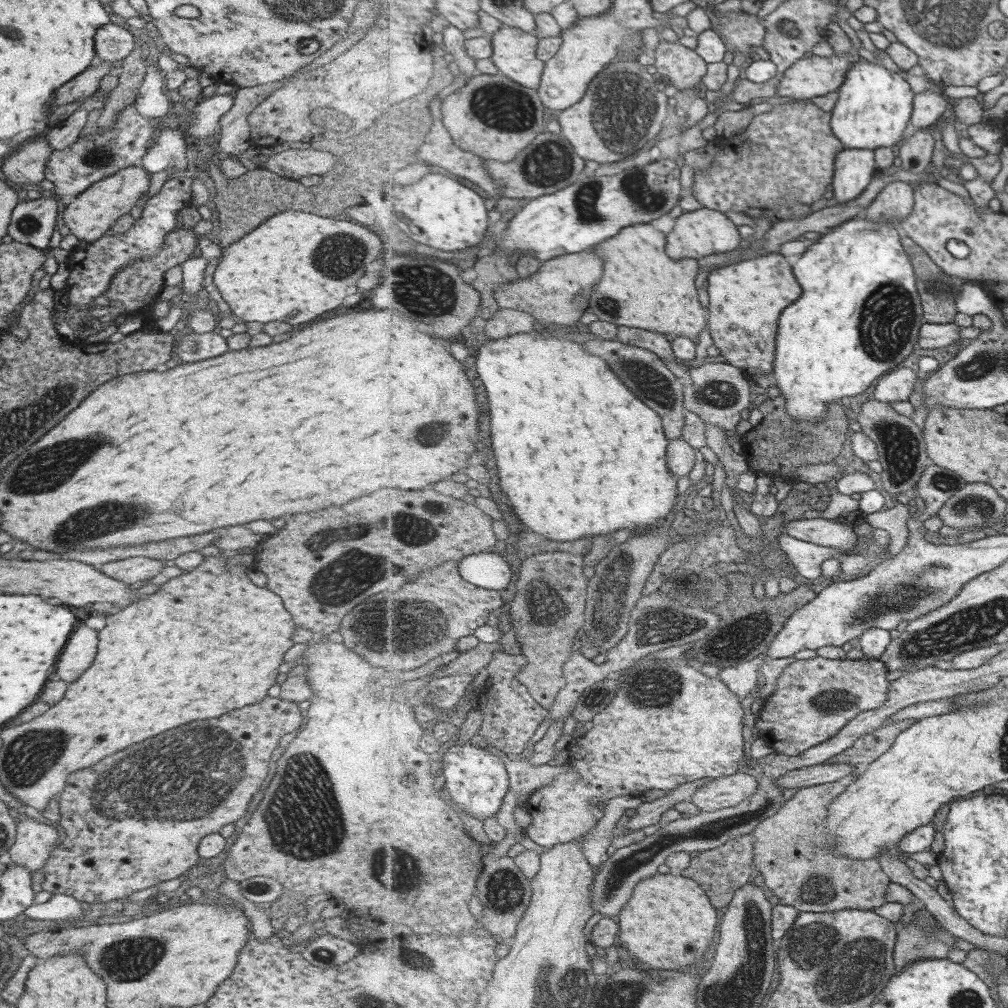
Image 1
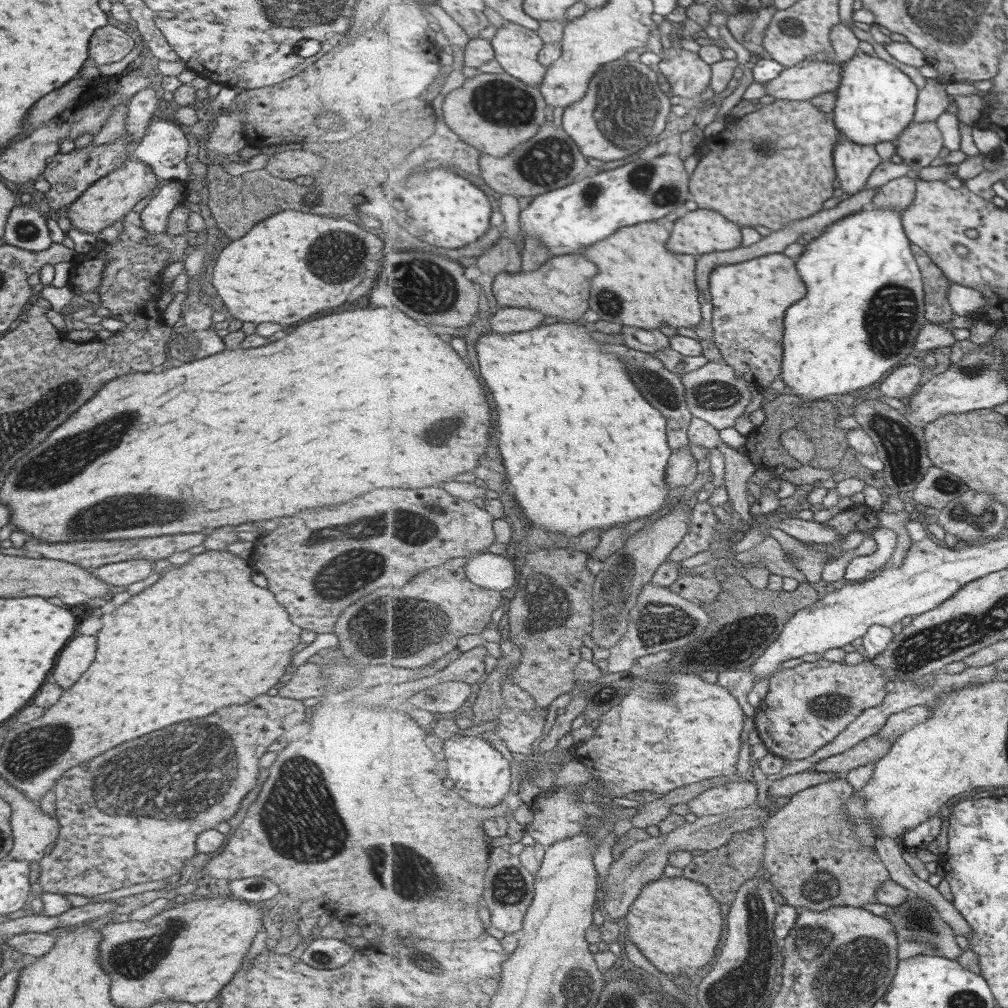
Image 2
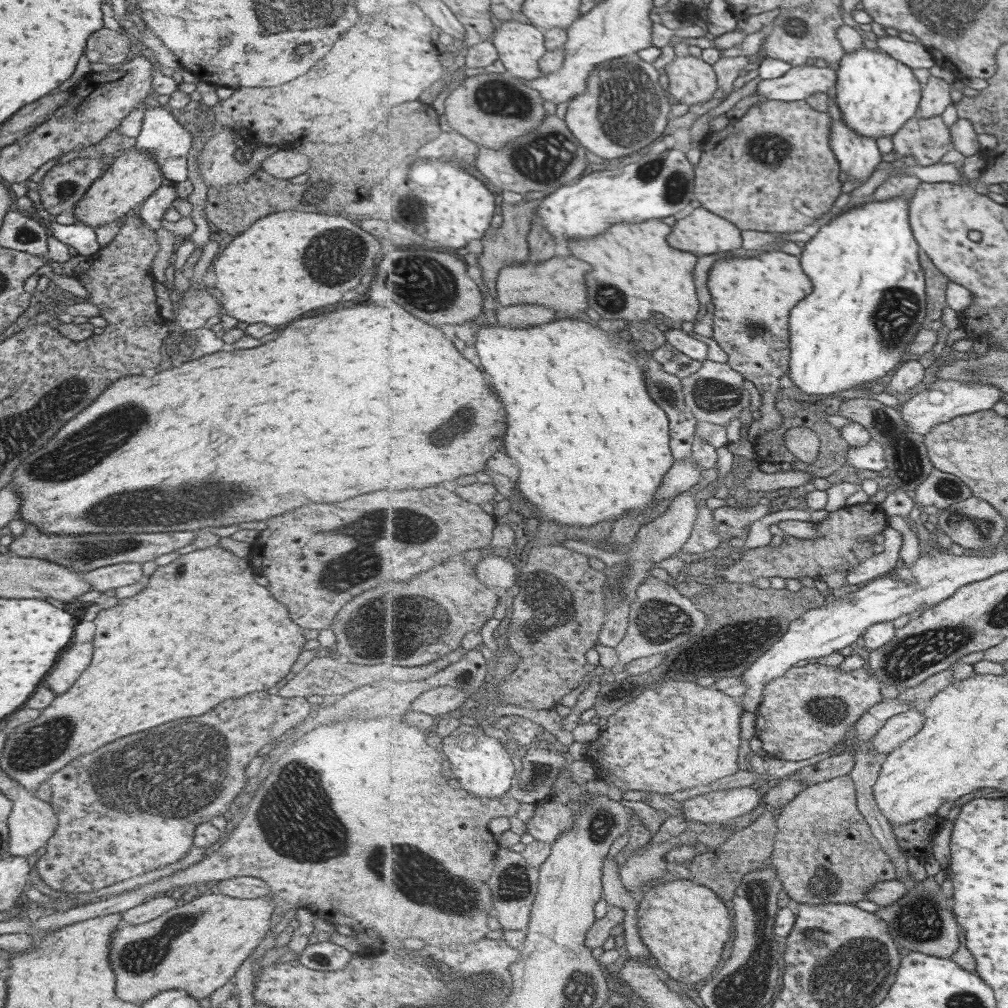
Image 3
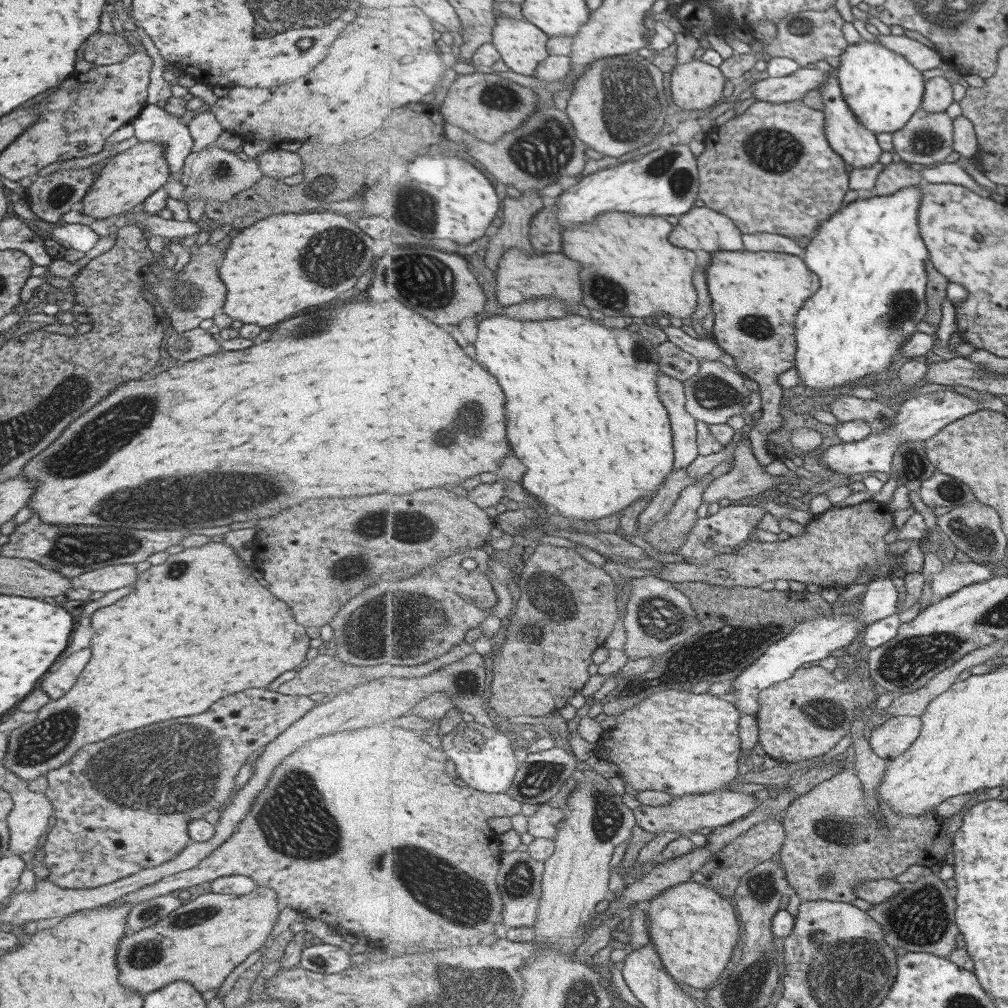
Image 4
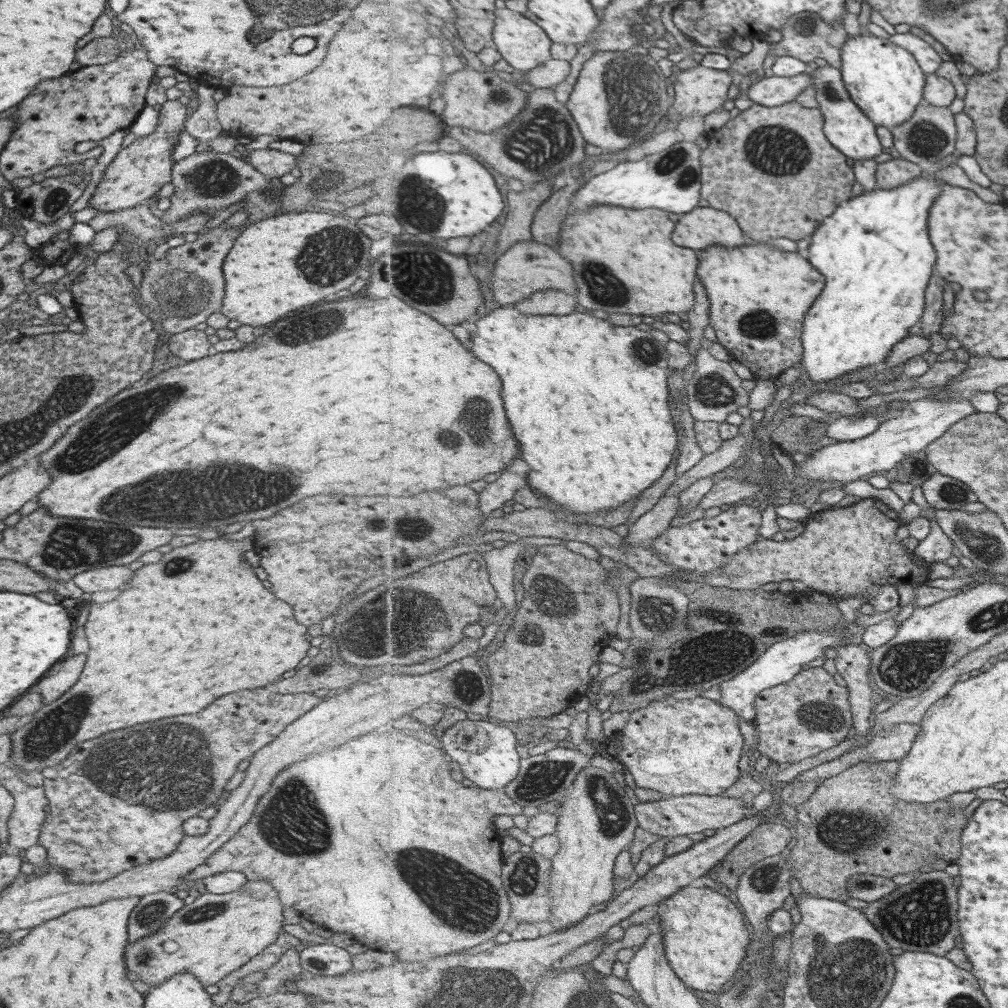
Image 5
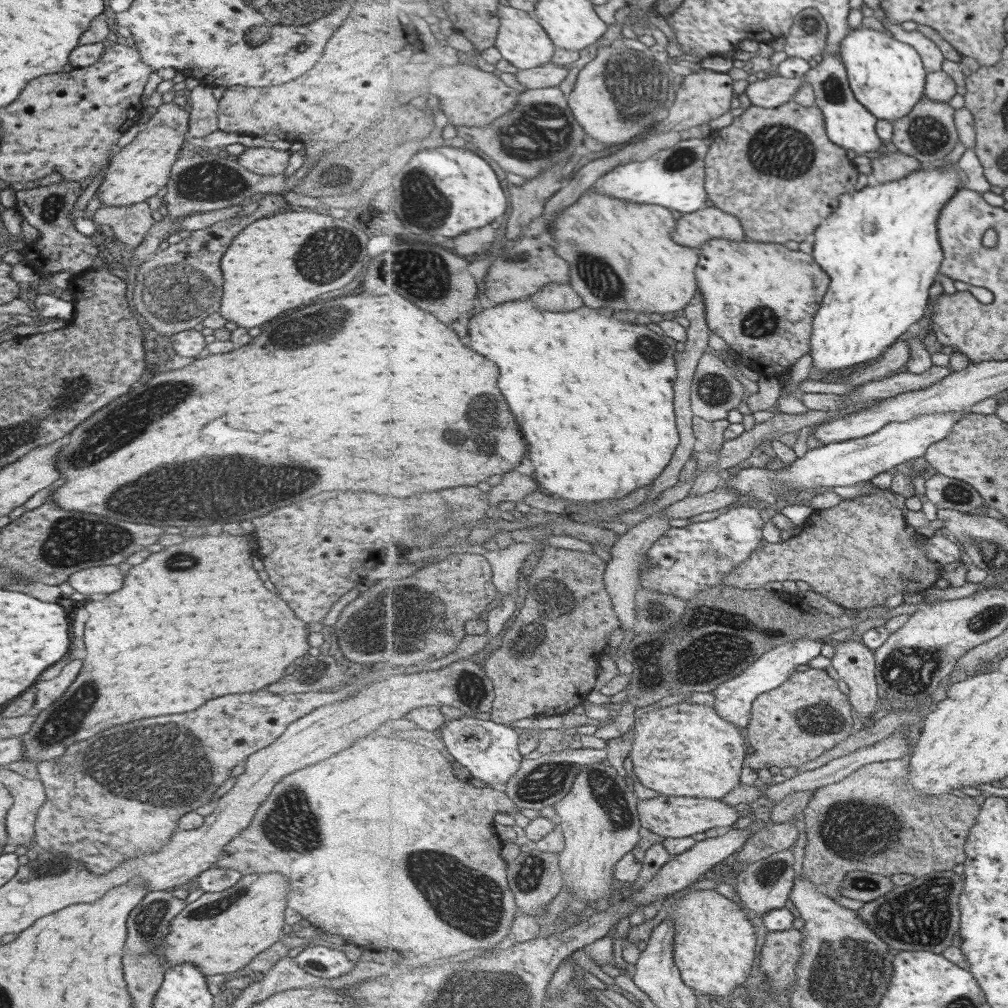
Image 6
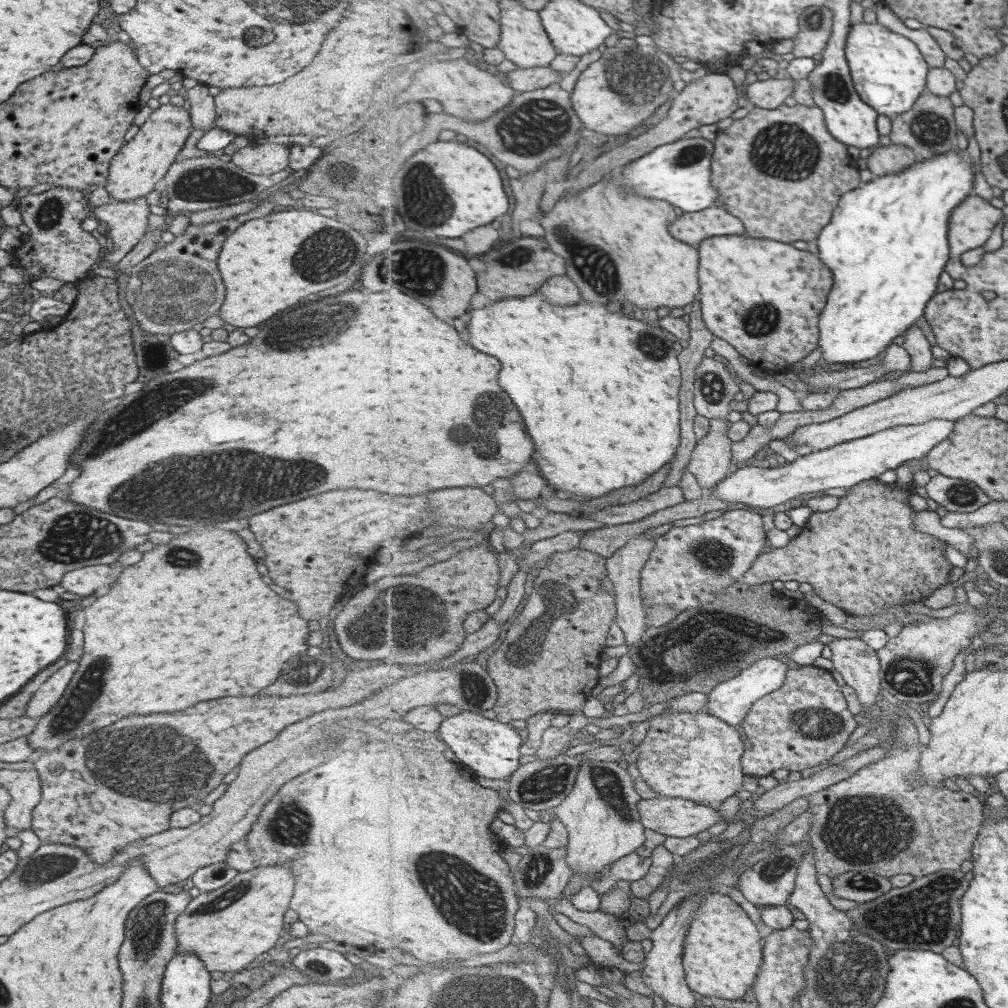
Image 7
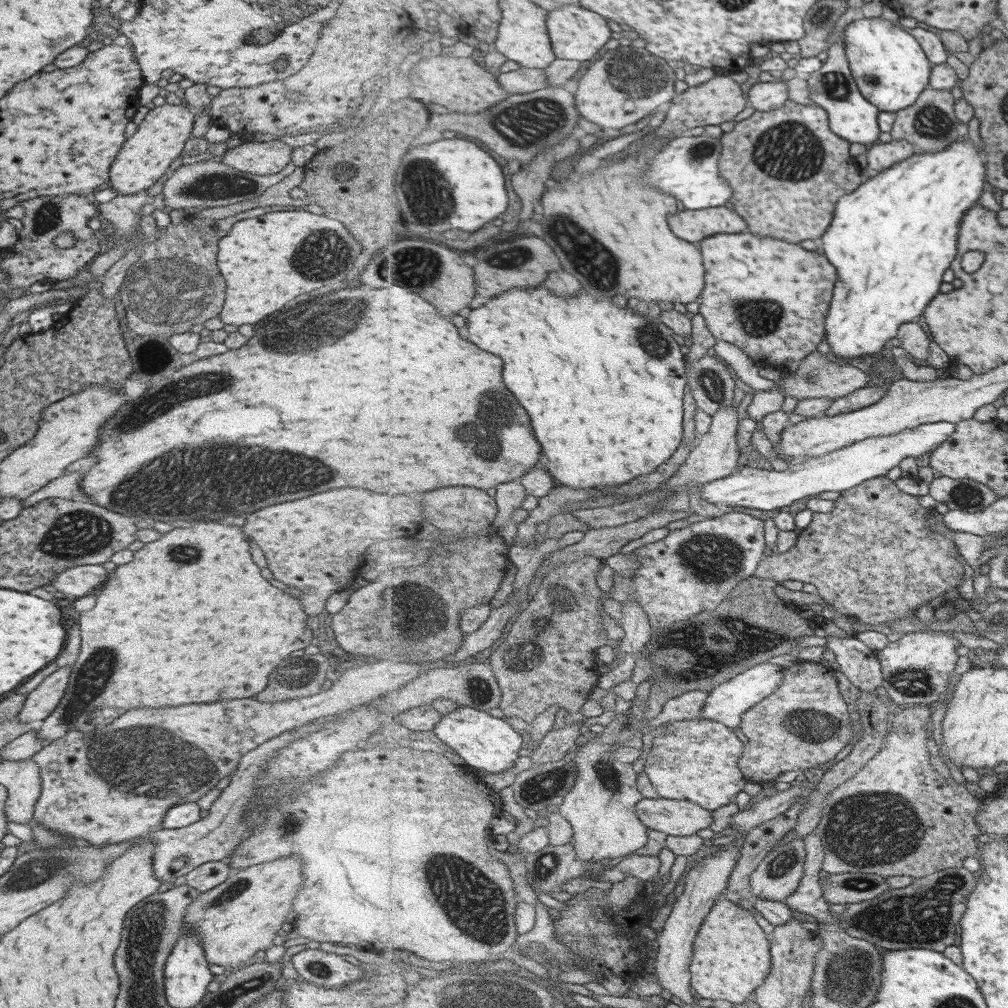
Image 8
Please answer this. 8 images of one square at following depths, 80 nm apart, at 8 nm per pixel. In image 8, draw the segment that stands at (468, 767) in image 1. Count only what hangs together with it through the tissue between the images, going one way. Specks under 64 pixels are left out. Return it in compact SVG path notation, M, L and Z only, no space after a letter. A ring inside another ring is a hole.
M458 707L447 713L432 734L451 748L451 752L463 758L466 766L488 773L499 774L509 770L525 747L524 736L509 720L495 718L488 711L473 707Z

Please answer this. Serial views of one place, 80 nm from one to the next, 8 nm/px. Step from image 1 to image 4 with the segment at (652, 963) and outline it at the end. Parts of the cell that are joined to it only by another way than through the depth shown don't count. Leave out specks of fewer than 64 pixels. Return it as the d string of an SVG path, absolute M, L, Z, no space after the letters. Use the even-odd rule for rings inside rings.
M694 881L684 882L671 888L666 888L656 898L643 907L646 915L646 926L649 940L656 944L664 965L678 980L688 986L700 989L713 988L724 974L731 962L733 950L740 947L743 940L743 926L735 914L735 908L725 897L718 894L710 886Z

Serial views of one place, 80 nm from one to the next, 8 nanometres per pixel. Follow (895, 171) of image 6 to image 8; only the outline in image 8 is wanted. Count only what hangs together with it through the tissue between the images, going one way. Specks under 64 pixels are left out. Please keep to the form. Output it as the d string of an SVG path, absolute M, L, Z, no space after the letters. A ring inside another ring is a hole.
M907 139L895 140L888 143L877 142L865 152L868 162L868 170L872 173L880 173L894 164L913 156L917 152L915 145Z

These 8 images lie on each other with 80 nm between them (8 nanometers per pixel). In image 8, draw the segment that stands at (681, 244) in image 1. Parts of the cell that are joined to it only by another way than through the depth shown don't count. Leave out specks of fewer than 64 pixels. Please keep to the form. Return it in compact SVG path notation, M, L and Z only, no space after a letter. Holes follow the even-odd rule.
M717 206L701 210L685 208L684 211L672 214L673 230L677 236L699 244L716 234L745 232L749 230L748 222L730 206Z

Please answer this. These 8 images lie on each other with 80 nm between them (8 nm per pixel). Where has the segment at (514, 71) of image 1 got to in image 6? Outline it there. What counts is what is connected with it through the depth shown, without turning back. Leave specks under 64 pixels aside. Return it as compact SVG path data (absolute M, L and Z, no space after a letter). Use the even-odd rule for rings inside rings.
M501 5L501 30L498 33L496 47L504 58L518 70L540 67L552 62L557 48L544 26L530 12L523 9Z

